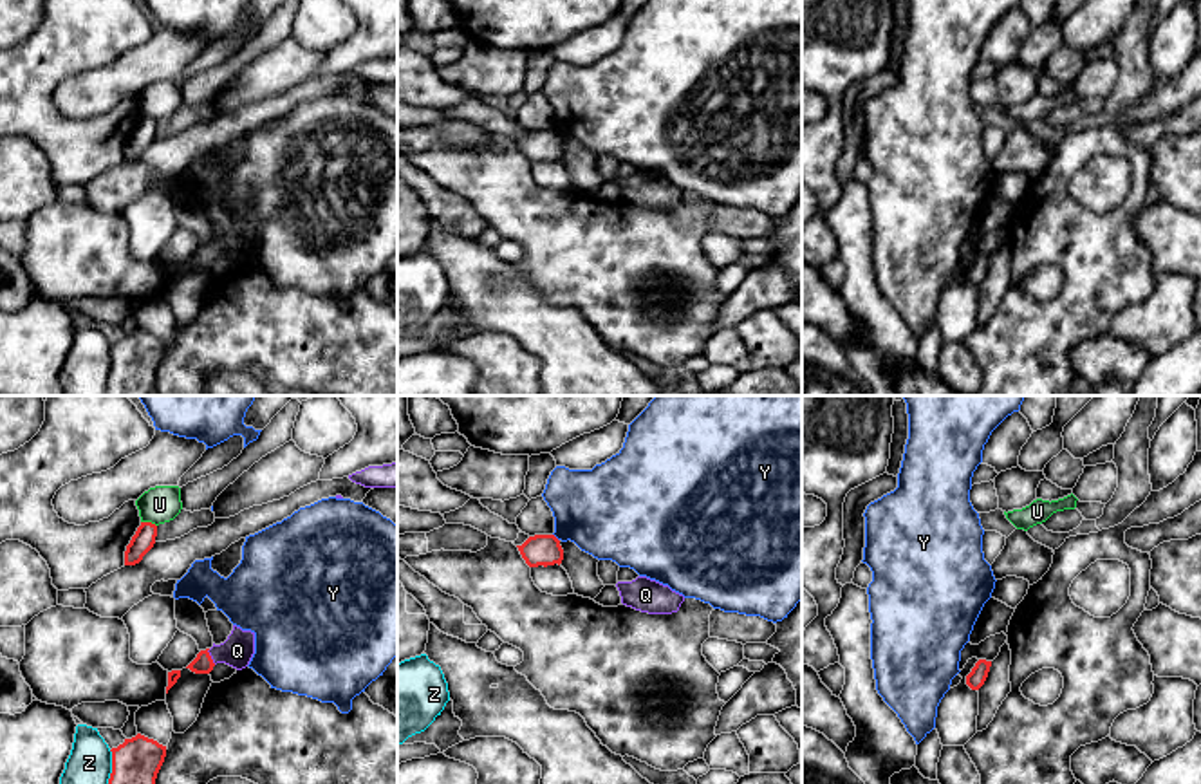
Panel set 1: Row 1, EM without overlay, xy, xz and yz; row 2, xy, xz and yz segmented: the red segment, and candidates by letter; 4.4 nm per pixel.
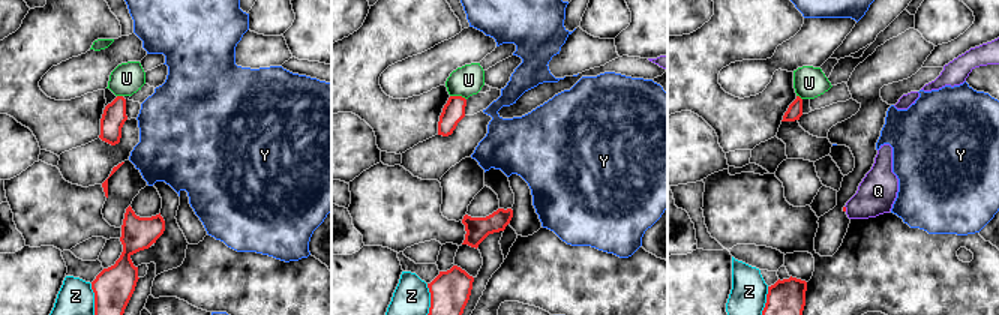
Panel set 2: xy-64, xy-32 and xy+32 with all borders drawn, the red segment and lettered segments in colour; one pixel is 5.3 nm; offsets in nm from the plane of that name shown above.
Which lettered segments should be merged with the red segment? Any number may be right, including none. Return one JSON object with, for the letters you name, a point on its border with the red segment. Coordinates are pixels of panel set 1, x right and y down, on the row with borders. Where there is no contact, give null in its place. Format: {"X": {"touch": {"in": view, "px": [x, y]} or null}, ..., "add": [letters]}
{"Q": {"touch": {"in": "xy", "px": [210, 656]}}, "add": ["Q"]}

